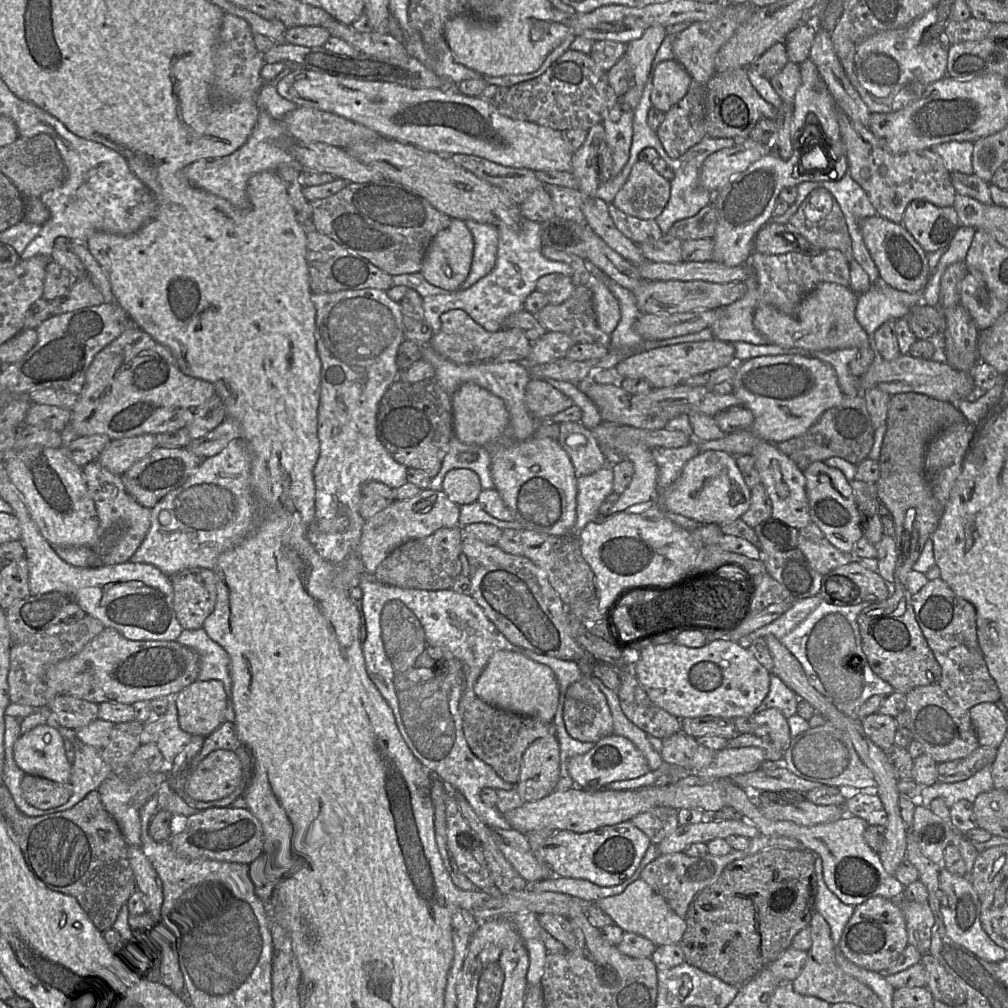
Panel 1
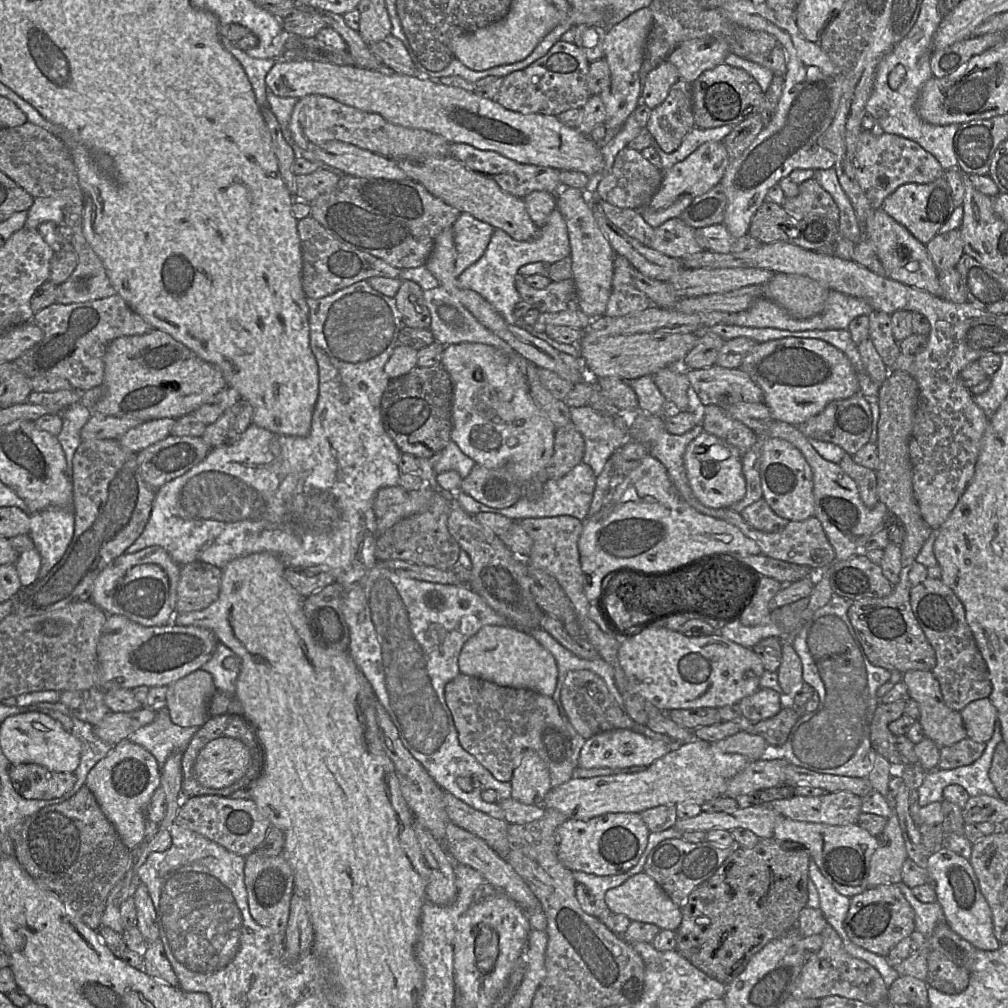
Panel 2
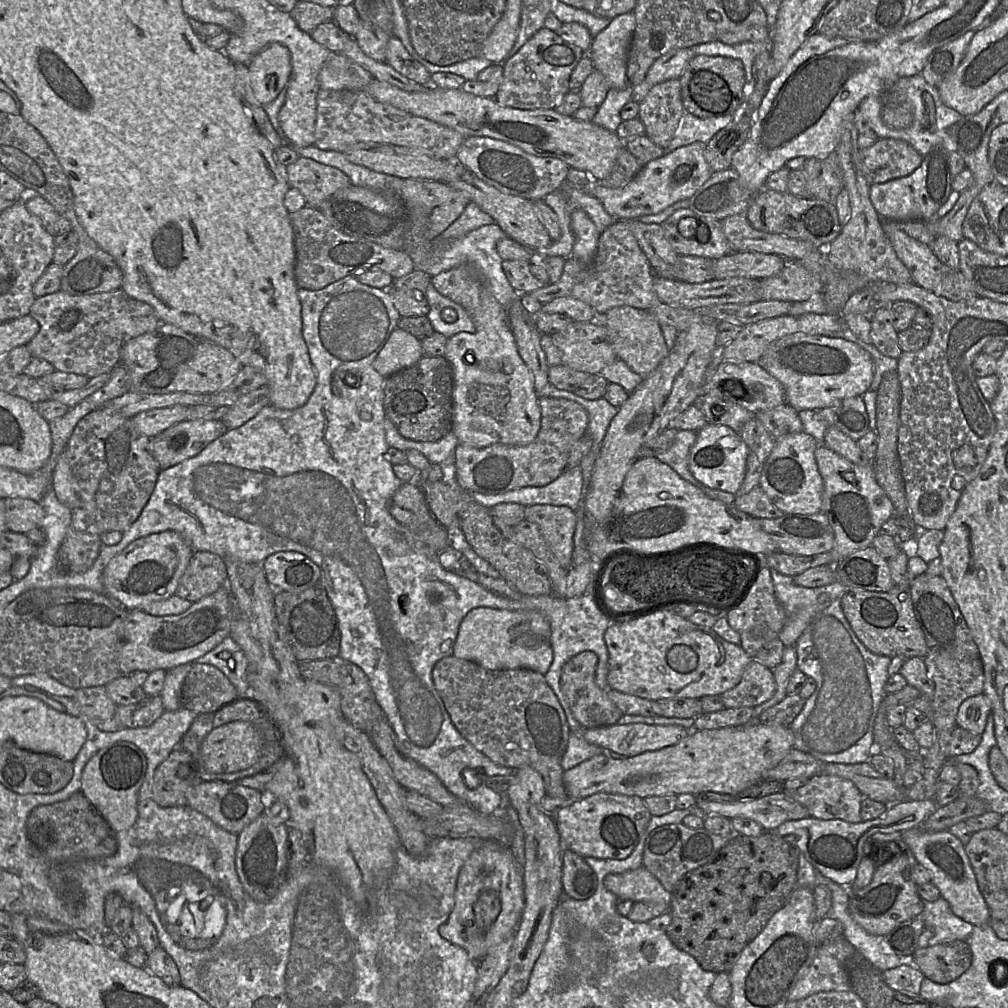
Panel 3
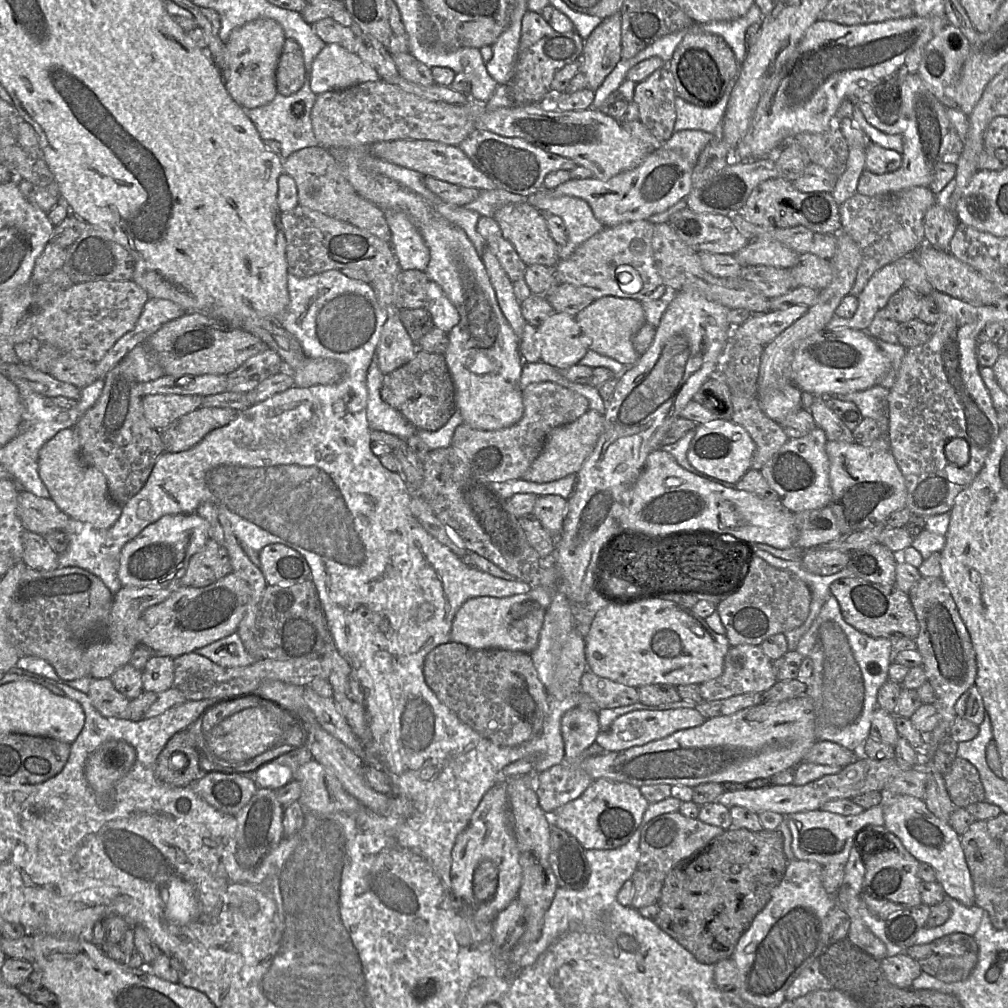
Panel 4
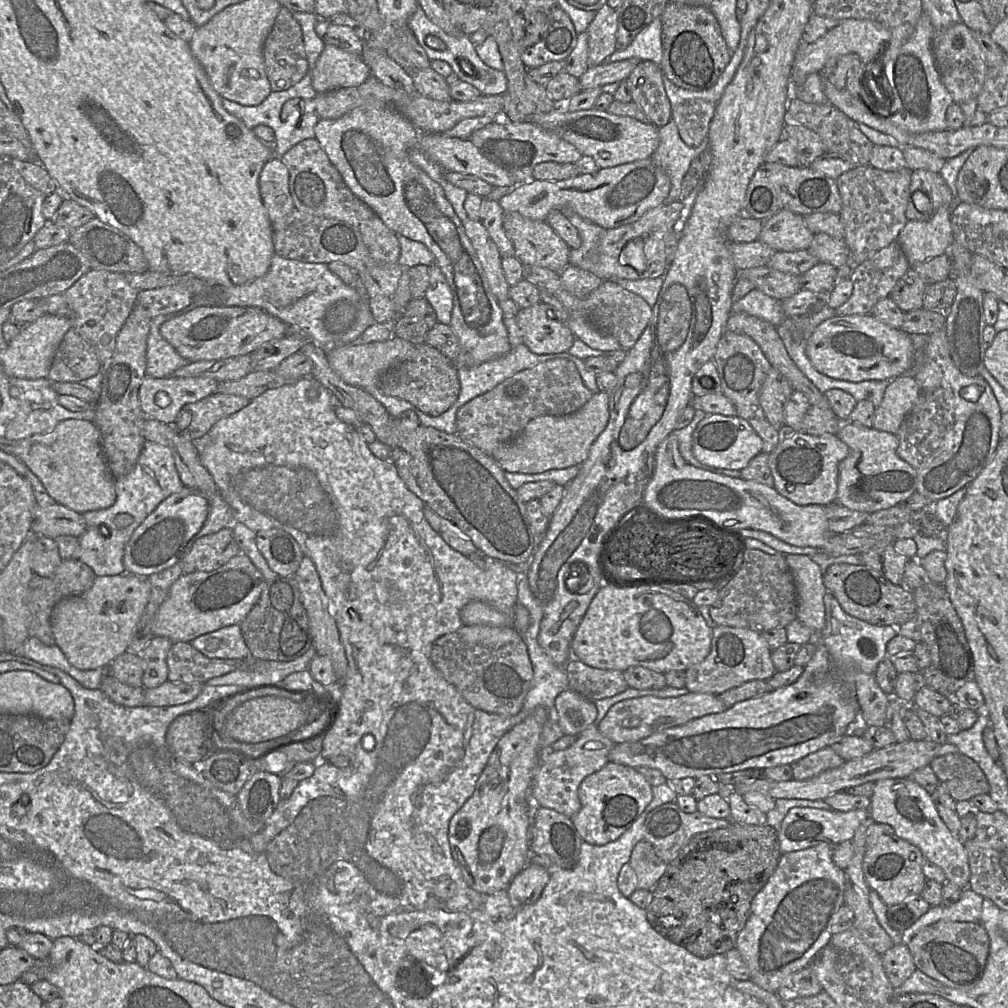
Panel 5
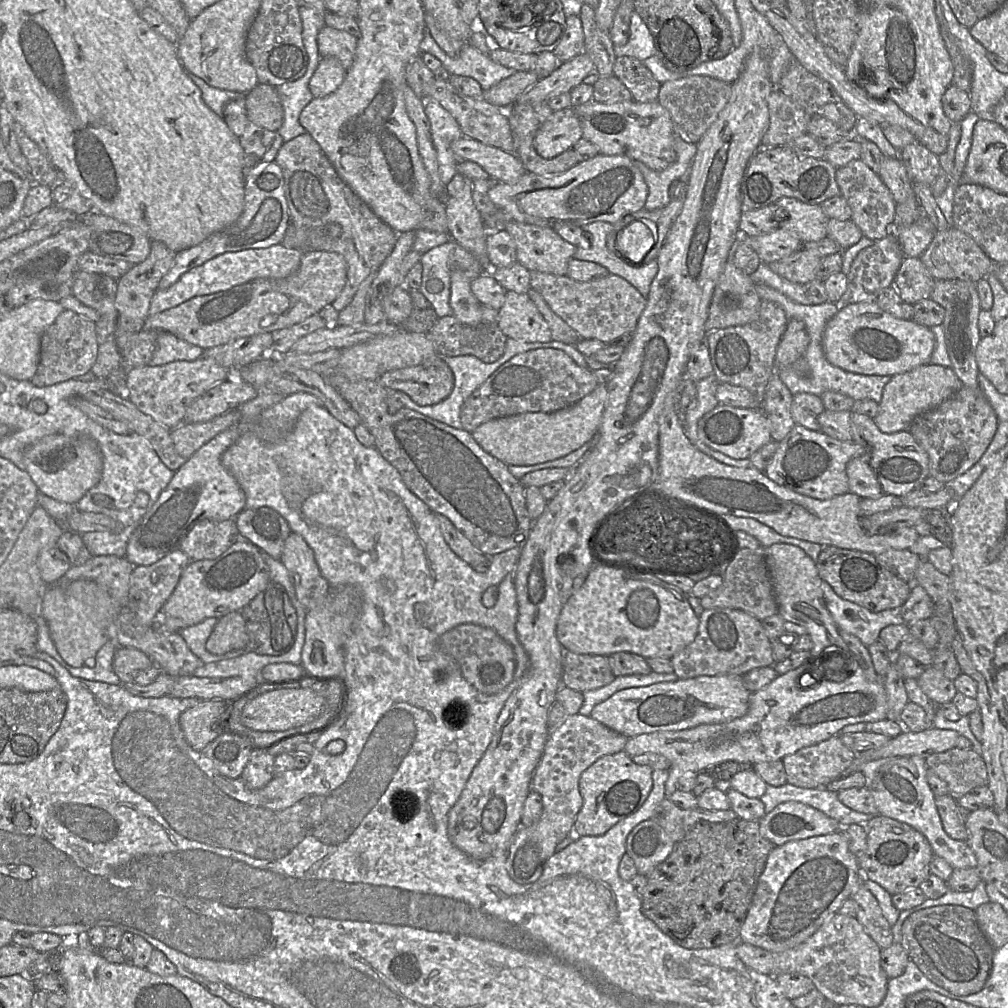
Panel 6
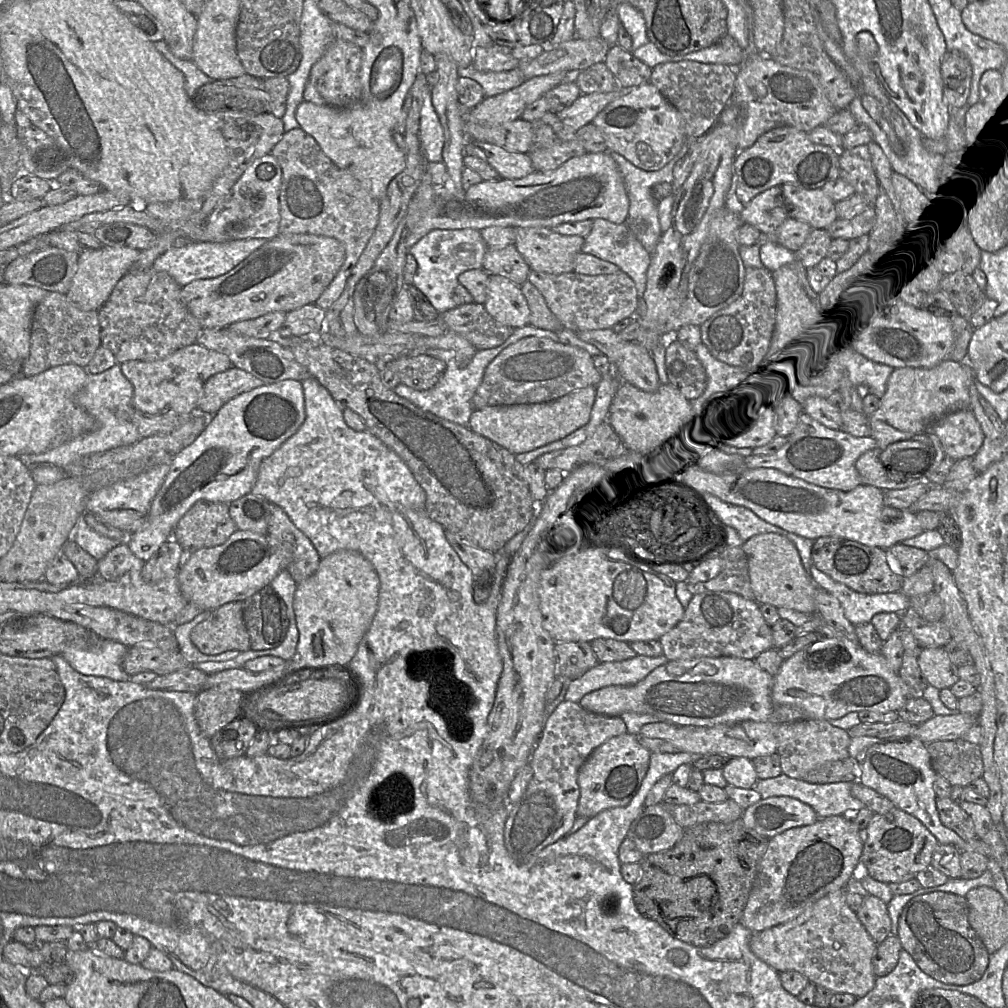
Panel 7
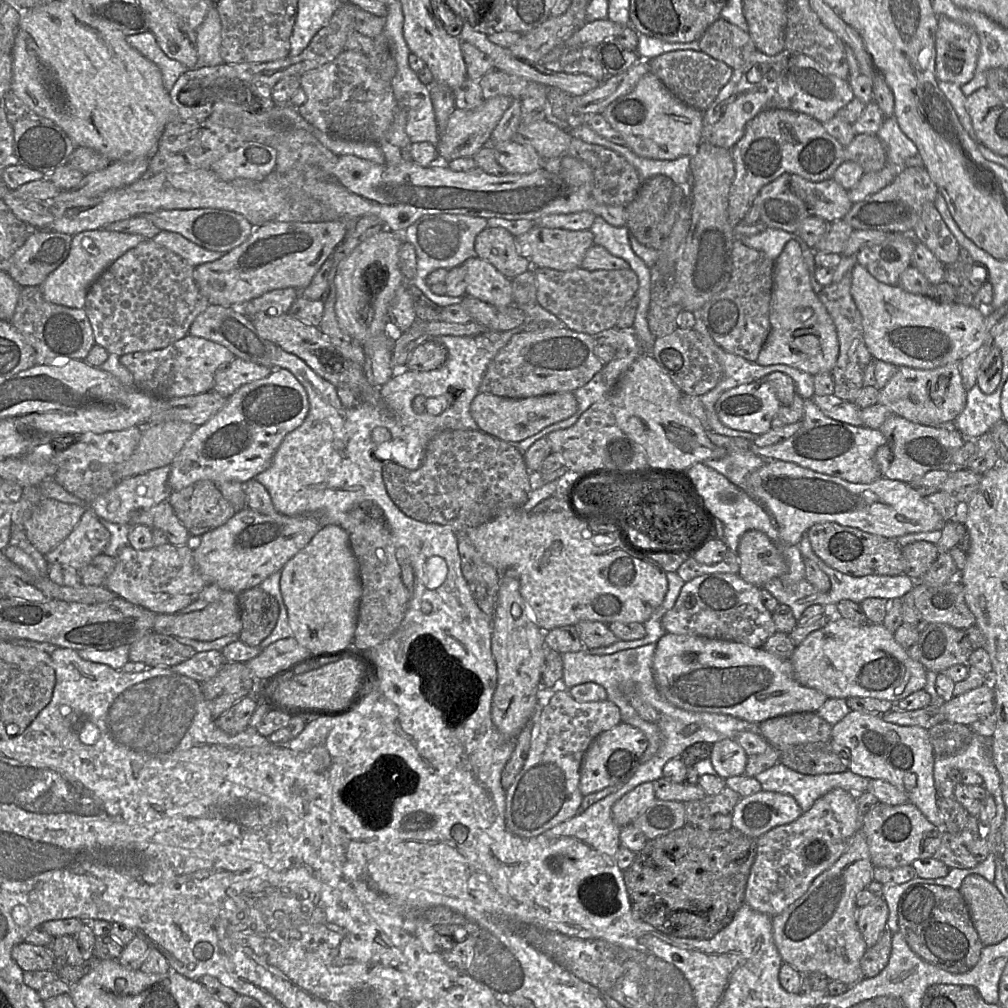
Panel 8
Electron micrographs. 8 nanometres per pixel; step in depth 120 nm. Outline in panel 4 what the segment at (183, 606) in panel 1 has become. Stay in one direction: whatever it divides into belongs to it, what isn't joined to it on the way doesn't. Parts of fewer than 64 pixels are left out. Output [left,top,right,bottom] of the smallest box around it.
[179,539,232,587]

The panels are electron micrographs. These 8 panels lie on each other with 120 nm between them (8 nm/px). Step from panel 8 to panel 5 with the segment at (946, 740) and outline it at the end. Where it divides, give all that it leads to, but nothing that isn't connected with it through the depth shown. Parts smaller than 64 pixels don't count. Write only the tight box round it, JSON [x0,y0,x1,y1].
[930,752,989,803]

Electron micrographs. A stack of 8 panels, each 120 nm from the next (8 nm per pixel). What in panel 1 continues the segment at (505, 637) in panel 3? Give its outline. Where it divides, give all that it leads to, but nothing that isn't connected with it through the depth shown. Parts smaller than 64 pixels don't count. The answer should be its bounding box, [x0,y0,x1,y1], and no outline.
[474,650,559,722]

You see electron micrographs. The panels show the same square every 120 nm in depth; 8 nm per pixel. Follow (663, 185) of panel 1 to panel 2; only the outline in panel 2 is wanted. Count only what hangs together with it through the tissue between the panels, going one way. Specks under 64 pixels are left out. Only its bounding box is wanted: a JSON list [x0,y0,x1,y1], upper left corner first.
[597,147,662,211]

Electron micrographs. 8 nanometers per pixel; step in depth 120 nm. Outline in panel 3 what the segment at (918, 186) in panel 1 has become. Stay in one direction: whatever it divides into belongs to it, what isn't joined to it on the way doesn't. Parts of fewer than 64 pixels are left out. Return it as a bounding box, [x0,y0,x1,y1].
[861,138,923,186]

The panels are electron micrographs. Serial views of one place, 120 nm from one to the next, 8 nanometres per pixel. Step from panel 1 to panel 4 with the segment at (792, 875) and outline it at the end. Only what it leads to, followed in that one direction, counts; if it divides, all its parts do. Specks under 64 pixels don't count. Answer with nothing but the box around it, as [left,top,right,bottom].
[654,826,788,965]

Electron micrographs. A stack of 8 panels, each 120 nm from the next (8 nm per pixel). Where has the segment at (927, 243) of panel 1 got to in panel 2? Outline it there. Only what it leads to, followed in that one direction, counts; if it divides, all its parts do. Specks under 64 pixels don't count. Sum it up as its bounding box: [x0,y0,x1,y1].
[881,176,954,245]

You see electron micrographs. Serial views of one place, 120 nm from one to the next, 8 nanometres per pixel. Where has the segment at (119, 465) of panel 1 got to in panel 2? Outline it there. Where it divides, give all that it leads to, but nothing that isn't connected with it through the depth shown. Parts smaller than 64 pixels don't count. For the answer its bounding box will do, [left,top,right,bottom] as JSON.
[119,418,176,454]

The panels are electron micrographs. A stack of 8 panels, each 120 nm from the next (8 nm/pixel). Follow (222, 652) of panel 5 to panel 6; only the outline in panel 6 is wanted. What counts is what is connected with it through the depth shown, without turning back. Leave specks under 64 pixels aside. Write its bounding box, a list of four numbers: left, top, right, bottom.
[179,618,248,663]

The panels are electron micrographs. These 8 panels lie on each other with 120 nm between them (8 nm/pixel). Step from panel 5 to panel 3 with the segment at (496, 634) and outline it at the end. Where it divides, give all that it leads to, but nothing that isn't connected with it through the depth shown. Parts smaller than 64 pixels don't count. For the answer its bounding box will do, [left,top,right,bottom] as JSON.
[432,655,570,797]

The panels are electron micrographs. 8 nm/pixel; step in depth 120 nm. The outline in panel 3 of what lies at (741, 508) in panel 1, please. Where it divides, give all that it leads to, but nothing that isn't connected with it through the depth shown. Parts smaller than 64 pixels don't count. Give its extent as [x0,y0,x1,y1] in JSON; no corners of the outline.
[688,425,748,494]

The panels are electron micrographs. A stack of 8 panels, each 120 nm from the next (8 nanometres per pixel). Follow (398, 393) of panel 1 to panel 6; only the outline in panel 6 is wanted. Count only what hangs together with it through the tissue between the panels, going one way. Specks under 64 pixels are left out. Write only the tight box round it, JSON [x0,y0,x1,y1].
[378,356,454,405]

